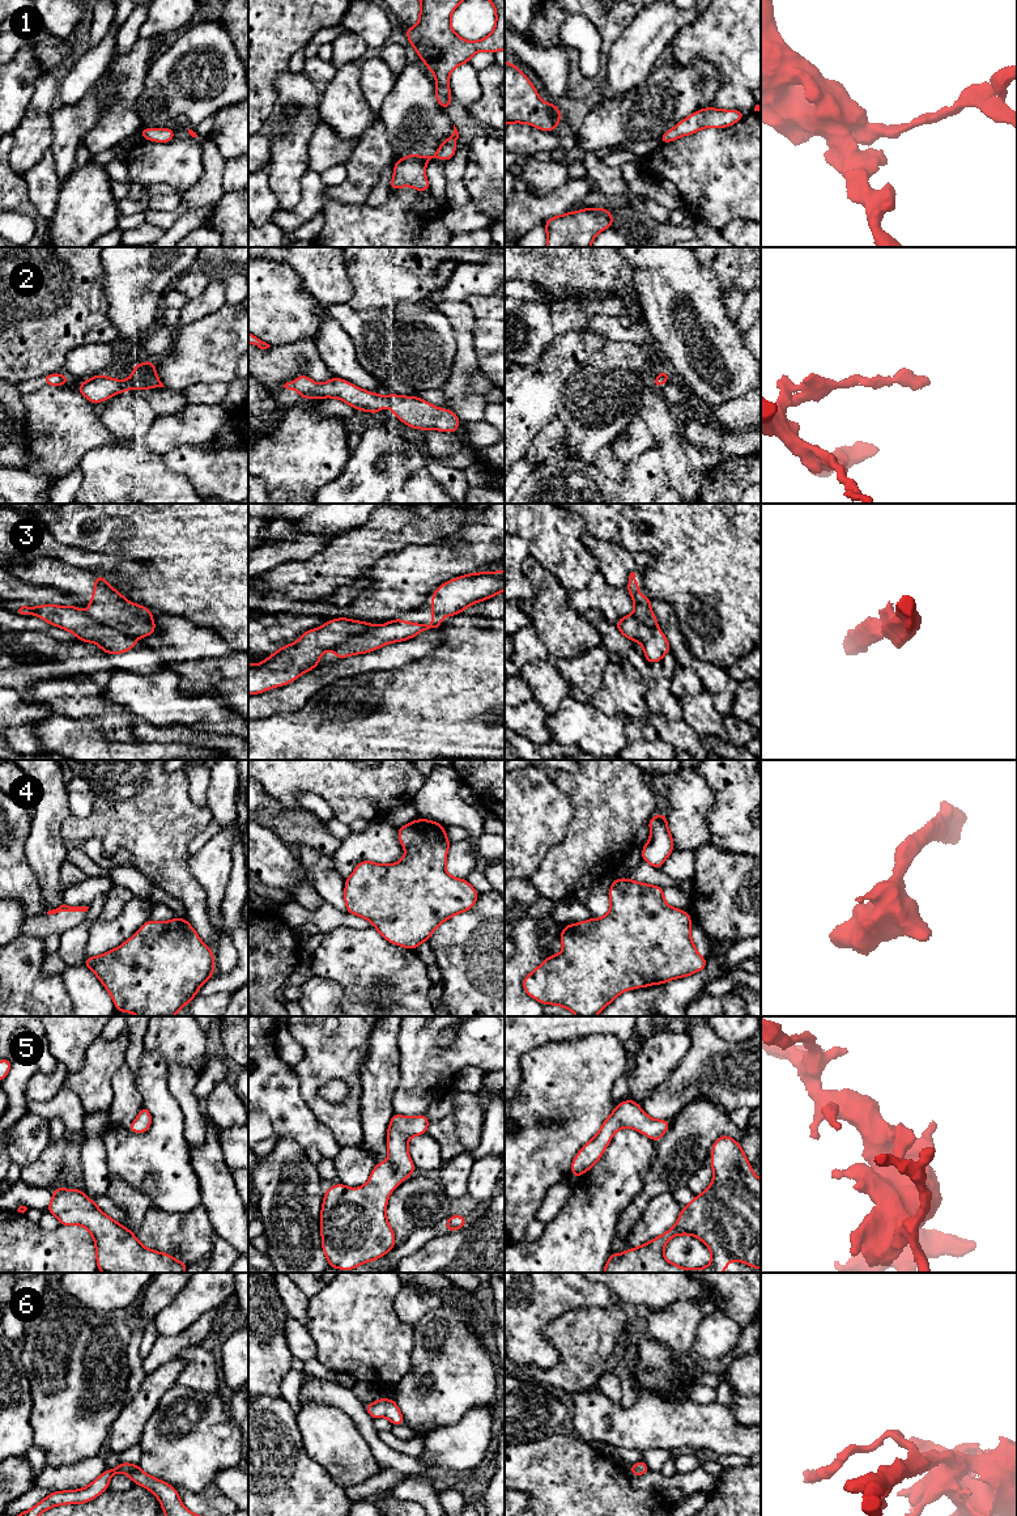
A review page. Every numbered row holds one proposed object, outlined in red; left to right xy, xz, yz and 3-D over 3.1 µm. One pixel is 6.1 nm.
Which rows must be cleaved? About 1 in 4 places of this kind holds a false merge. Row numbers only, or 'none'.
3

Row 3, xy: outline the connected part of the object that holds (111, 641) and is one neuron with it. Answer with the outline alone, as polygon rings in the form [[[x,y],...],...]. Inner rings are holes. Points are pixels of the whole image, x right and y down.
[[[43,604],[37,607],[22,606],[21,615],[38,616],[51,625],[72,632],[82,642],[94,642],[107,654],[124,653],[139,644],[118,629],[94,621],[82,610],[76,606]]]

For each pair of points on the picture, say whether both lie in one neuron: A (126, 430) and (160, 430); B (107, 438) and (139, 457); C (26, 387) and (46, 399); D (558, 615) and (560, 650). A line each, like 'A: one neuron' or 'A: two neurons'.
A: two neurons
B: two neurons
C: two neurons
D: one neuron

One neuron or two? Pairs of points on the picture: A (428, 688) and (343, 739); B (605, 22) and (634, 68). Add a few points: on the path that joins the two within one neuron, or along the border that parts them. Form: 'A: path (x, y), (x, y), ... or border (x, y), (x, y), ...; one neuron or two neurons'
A: path (407, 703), (401, 703), (379, 726), (364, 738); one neuron
B: border (635, 16), (612, 45), (605, 68); two neurons

